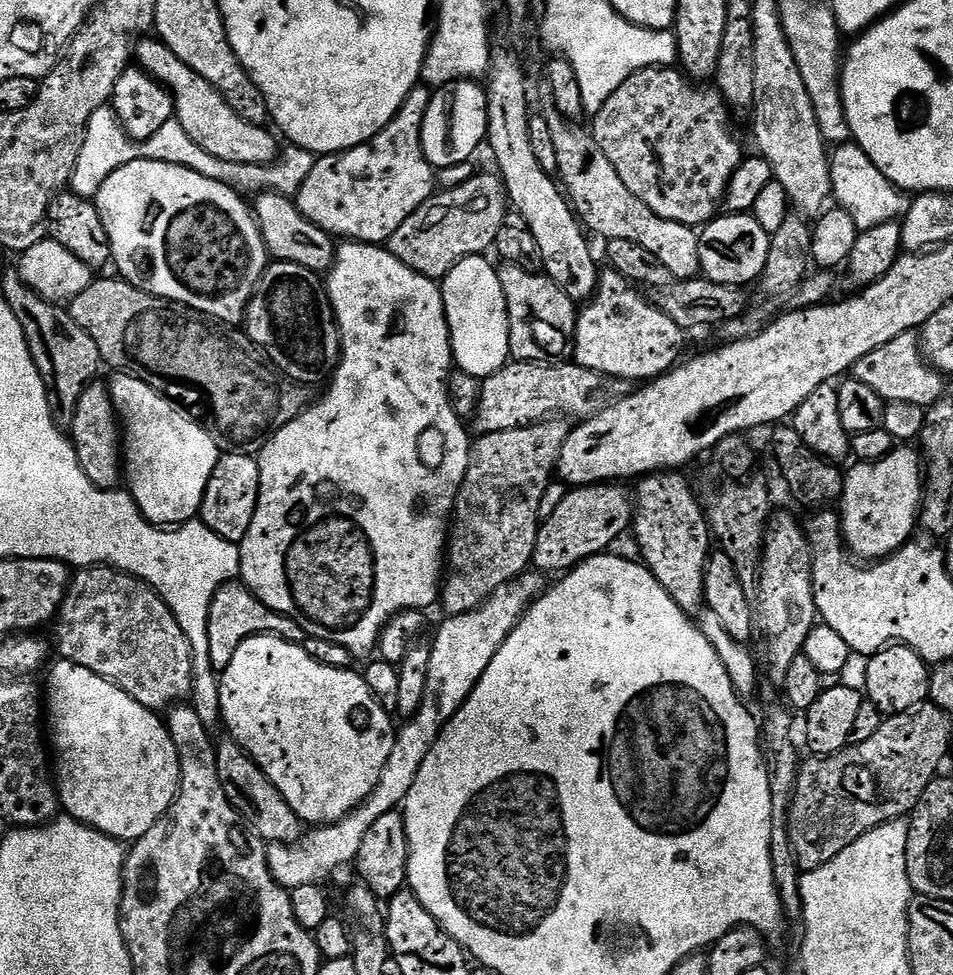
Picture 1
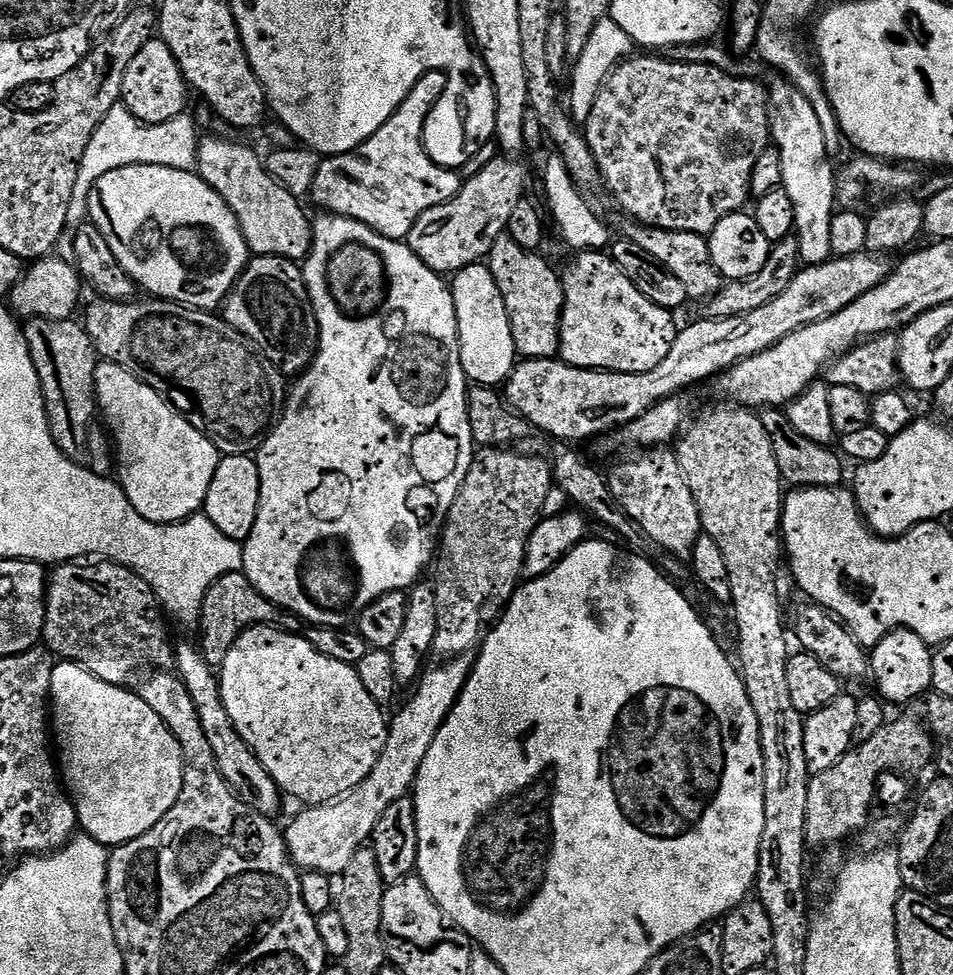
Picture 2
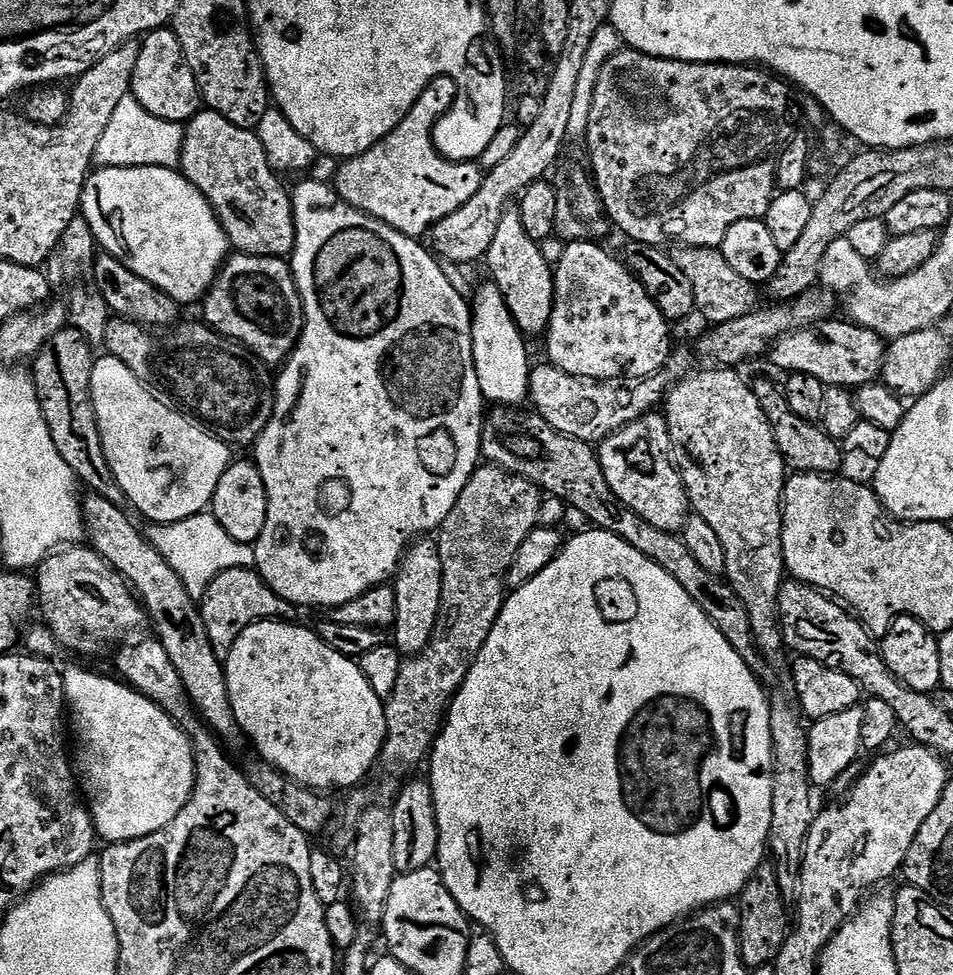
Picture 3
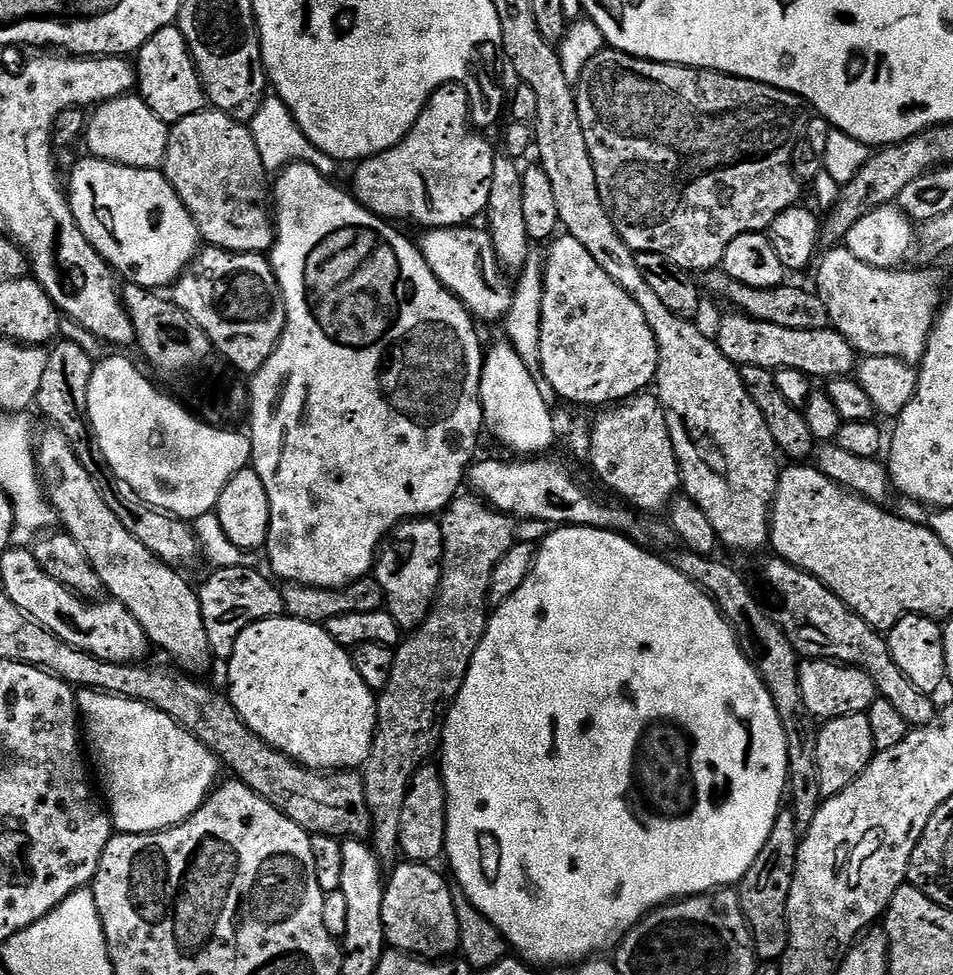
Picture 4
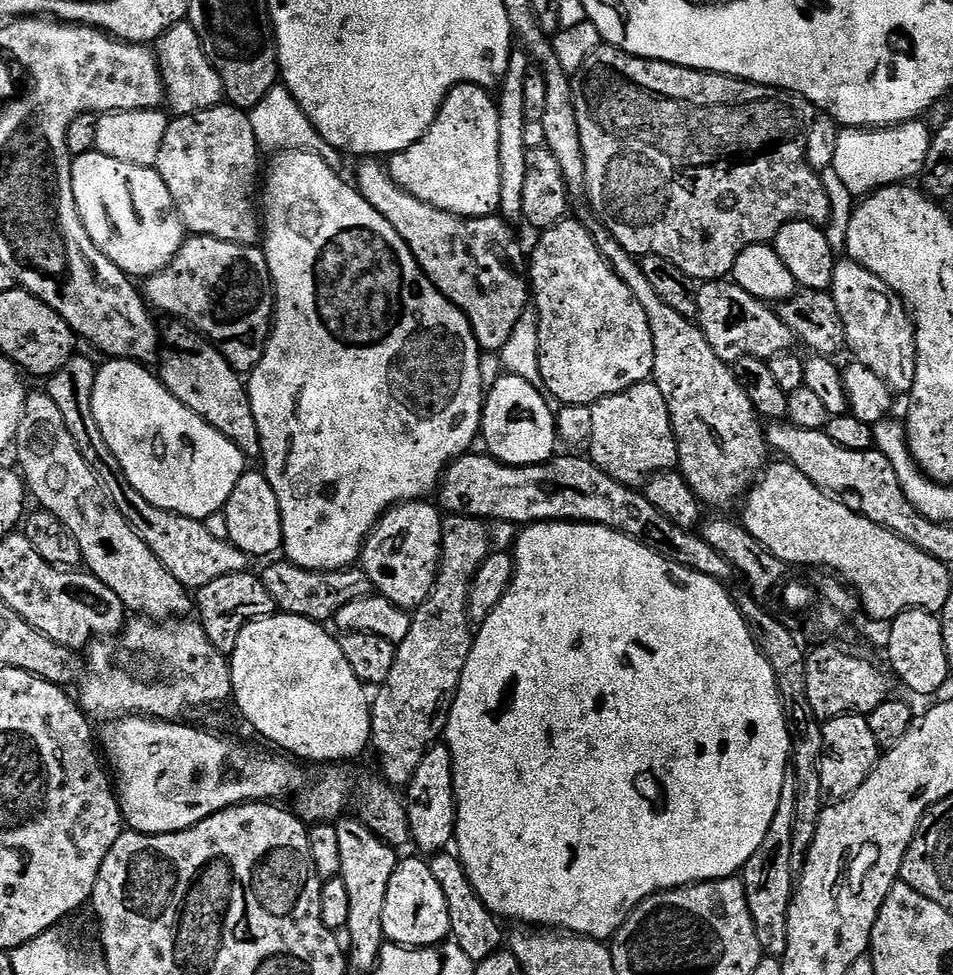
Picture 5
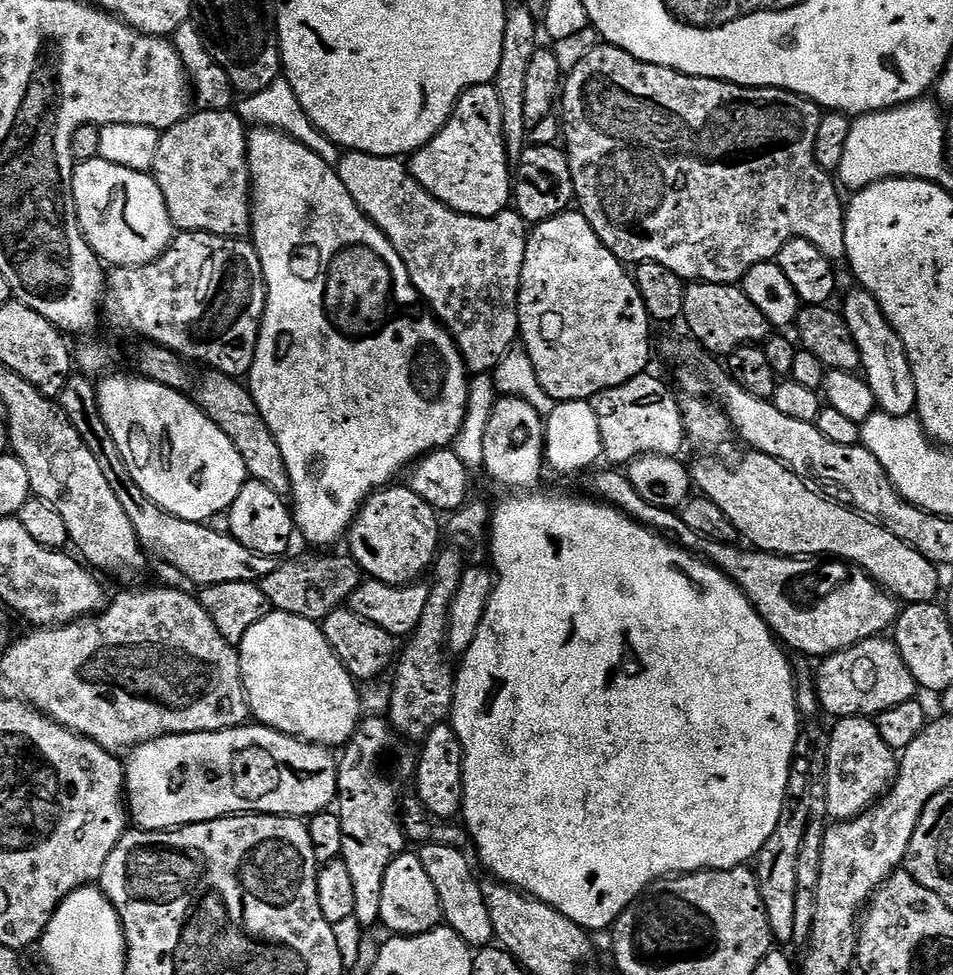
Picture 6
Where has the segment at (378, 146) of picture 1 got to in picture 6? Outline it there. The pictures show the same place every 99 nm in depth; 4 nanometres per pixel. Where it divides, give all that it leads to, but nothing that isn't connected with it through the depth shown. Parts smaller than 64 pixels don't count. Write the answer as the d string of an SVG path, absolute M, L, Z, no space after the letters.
M493 83L468 88L460 95L443 130L411 153L410 171L431 196L456 212L490 218L509 207L514 172L507 158L501 103Z

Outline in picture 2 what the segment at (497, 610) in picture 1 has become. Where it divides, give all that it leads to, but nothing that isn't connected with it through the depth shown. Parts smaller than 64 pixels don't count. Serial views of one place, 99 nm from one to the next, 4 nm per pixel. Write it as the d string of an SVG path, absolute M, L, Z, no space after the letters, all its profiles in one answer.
M467 655L457 656L444 662L441 668L429 667L423 673L412 701L396 717L391 717L386 746L374 770L370 770L368 777L353 792L347 792L329 804L305 807L300 810L304 812L293 818L292 825L284 832L284 843L297 868L339 878L346 866L350 866L354 854L371 841L386 809L413 791L418 770L426 754L430 754L438 730L442 730L446 718L464 692L468 675L472 673L473 661L468 659Z

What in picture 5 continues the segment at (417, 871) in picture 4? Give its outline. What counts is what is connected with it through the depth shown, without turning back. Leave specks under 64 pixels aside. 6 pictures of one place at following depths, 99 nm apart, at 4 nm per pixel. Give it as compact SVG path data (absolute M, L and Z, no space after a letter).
M427 859L404 860L397 863L394 874L390 878L390 886L386 889L386 906L382 910L382 930L385 941L399 944L402 948L434 948L451 937L450 910L446 910L446 894L442 894L442 886L434 879L432 865Z

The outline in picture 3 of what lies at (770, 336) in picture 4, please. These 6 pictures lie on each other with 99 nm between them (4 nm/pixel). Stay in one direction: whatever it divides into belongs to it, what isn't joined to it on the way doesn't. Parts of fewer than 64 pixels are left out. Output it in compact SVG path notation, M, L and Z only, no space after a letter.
M829 318L821 324L811 324L797 332L776 339L770 349L772 364L784 374L801 372L818 378L825 386L855 390L873 383L881 375L884 366L886 341L847 319Z

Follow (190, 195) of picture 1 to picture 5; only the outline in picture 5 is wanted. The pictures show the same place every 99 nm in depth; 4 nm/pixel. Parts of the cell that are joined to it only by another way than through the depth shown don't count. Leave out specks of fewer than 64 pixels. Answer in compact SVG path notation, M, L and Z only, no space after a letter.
M93 150L73 159L72 185L74 202L86 226L86 234L90 234L94 246L98 246L98 250L102 250L102 254L106 254L110 262L117 264L129 276L133 278L153 276L154 273L170 266L170 262L176 259L180 247L185 242L186 229L174 206L174 198L170 198L170 190L166 190L166 182L162 182L155 167L144 168L140 164L118 162L118 158L110 158Z

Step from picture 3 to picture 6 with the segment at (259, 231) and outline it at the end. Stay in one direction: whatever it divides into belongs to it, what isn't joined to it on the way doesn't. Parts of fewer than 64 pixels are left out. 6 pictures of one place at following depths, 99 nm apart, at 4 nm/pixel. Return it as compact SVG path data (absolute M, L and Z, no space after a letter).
M196 110L178 122L178 126L161 132L151 175L156 177L172 223L180 232L209 232L233 238L244 238L251 233L248 132L235 111Z

